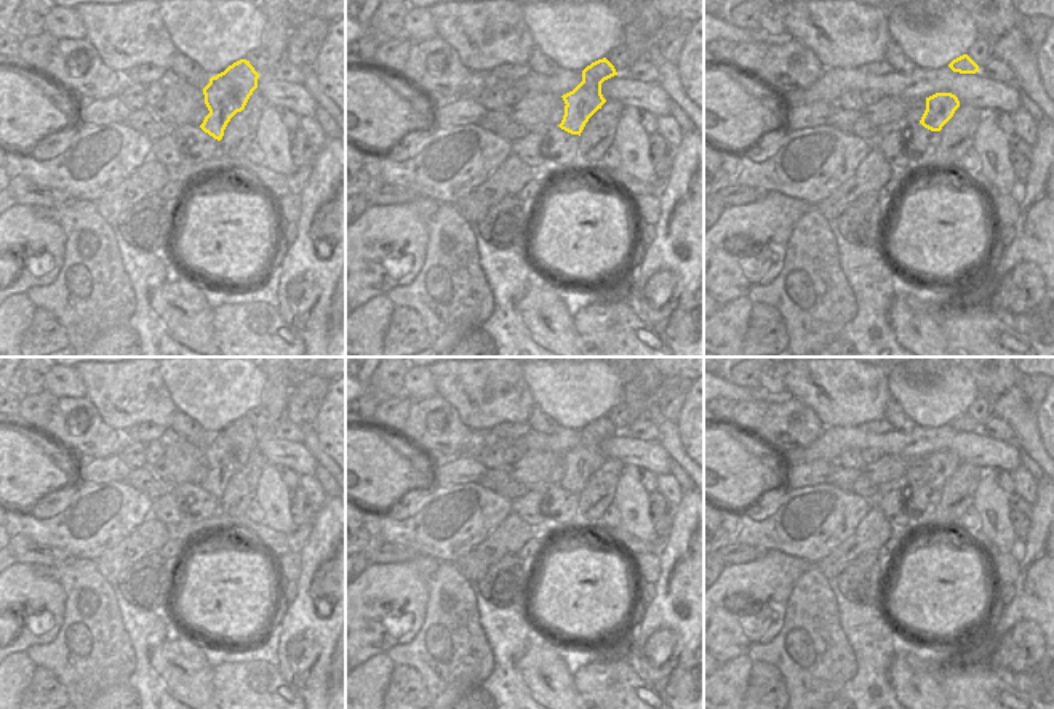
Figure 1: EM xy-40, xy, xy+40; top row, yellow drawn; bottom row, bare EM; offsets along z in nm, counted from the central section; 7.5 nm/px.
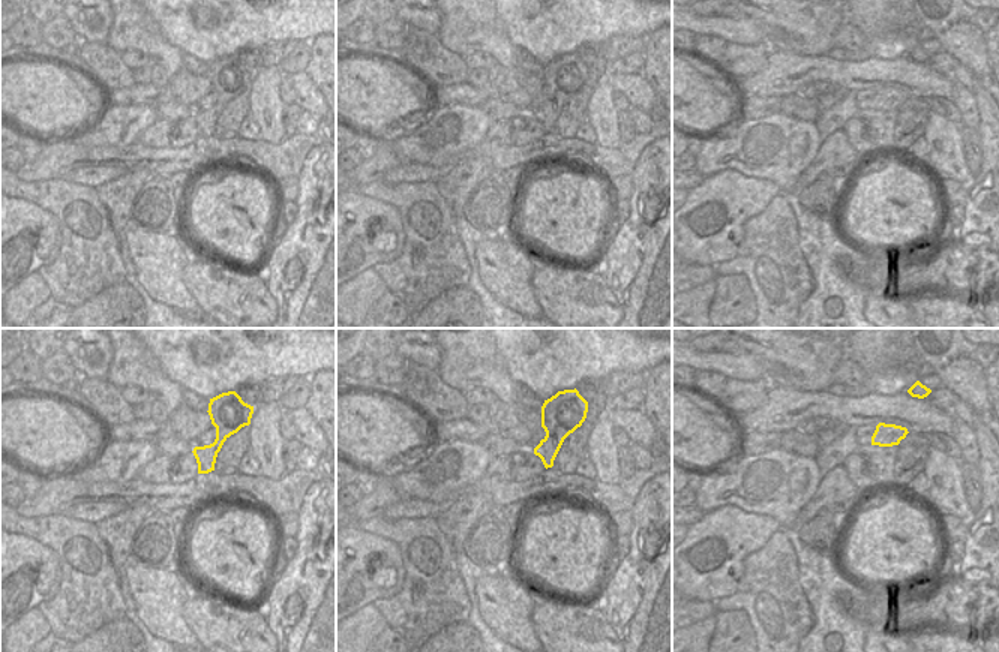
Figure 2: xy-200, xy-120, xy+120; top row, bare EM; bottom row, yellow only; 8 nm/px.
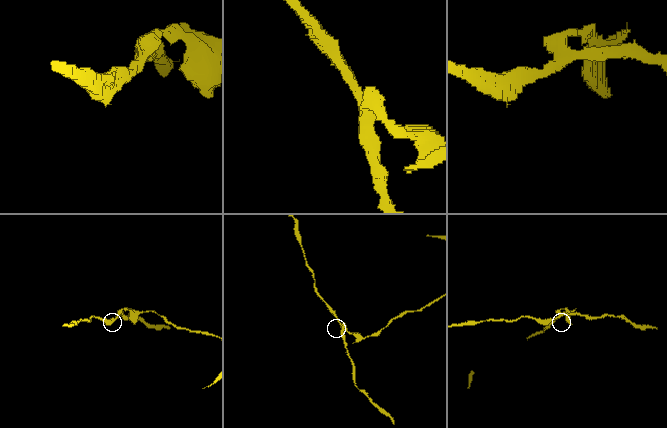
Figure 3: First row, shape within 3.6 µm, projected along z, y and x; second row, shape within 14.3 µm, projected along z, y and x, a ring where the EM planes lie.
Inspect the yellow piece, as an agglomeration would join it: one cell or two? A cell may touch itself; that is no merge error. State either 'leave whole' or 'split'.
split

